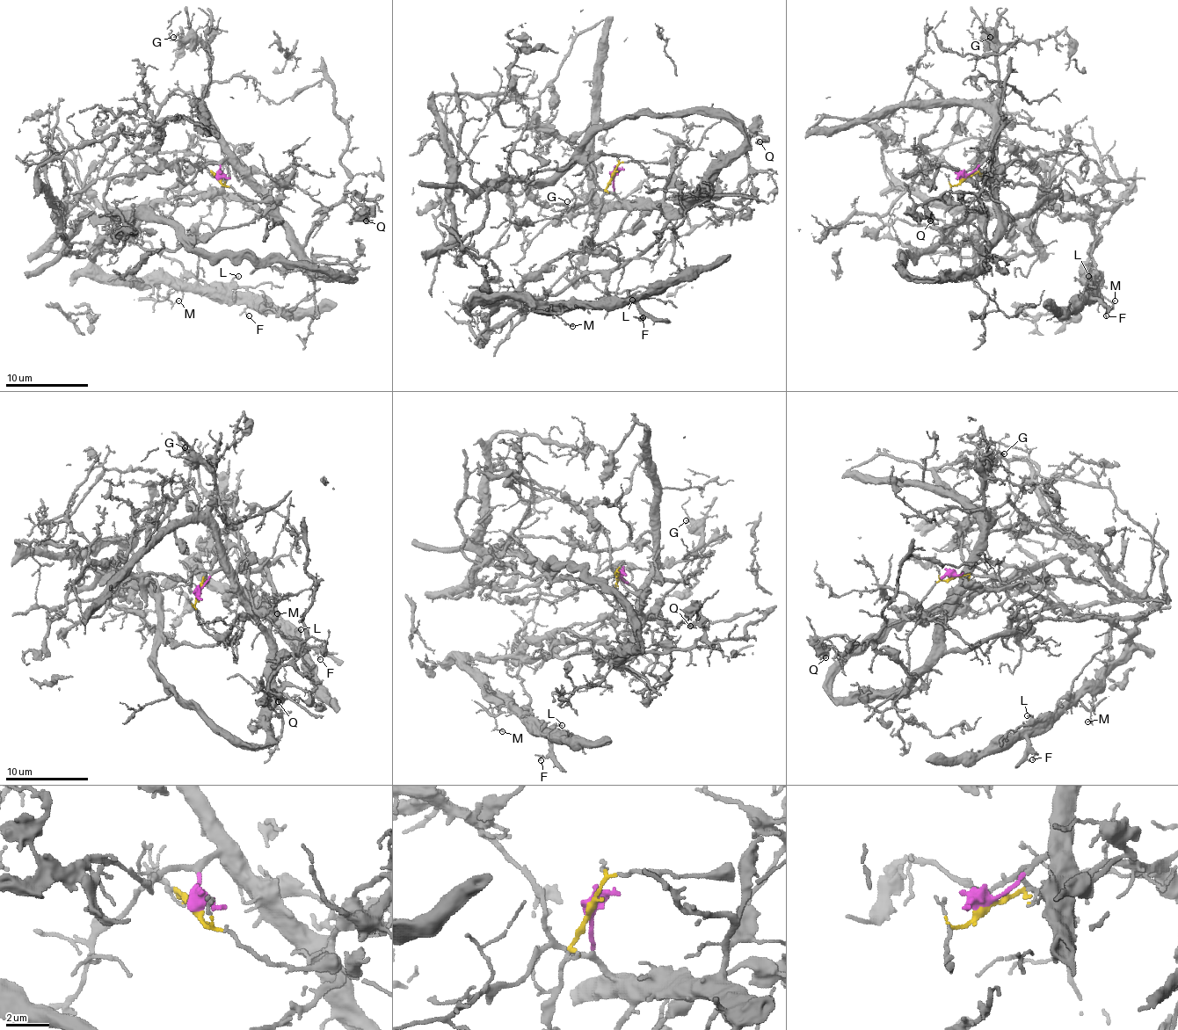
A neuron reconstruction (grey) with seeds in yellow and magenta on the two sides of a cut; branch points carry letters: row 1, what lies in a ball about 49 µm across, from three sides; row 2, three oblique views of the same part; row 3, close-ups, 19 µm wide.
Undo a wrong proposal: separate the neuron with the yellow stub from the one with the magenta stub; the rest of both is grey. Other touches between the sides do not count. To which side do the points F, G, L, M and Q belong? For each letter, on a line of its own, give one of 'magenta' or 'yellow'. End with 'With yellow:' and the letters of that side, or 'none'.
F: yellow
G: magenta
L: yellow
M: yellow
Q: magenta
With yellow: F, L, M

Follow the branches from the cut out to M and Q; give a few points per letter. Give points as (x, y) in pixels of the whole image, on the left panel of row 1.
M: (218, 177), (195, 165), (143, 213), (117, 226), (94, 263), (111, 275), (148, 279), (160, 296), (178, 300)
Q: (218, 177), (220, 165), (227, 159), (301, 244), (346, 192), (354, 192), (354, 199), (365, 205), (365, 221)

